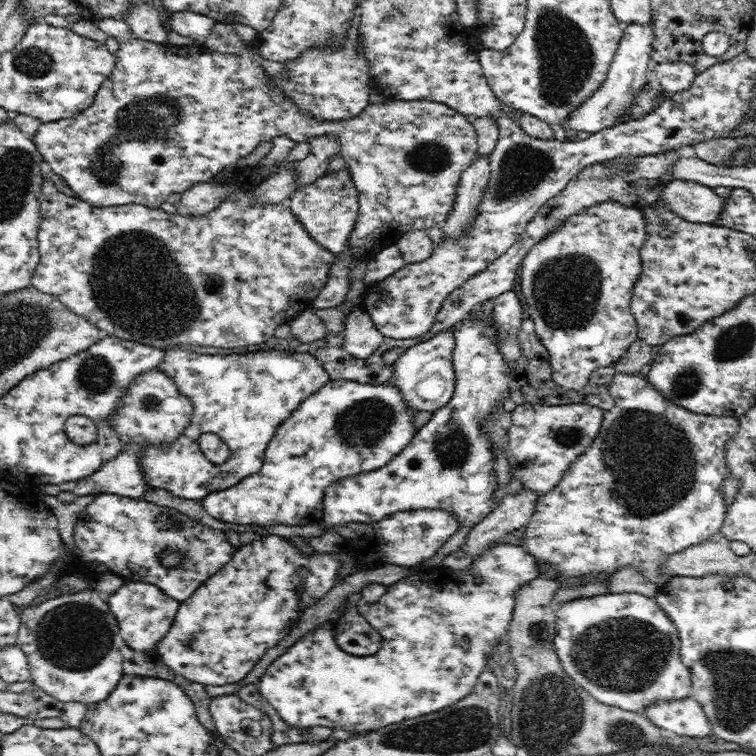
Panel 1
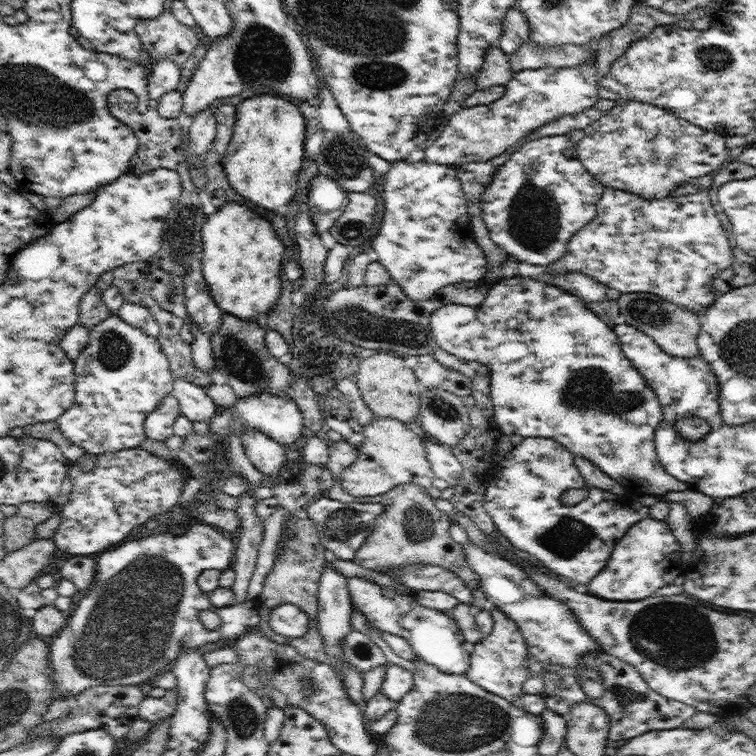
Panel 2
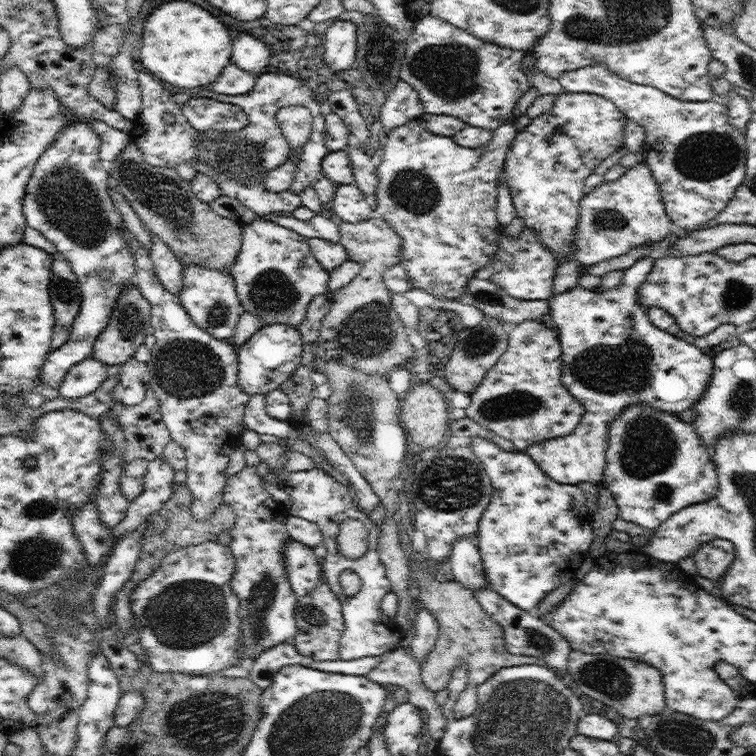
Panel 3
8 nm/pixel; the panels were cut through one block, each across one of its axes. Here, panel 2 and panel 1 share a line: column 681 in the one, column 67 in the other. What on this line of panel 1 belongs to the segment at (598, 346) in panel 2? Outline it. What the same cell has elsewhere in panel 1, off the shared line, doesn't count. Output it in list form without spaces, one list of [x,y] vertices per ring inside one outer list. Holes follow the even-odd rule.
[[[152,369],[138,375],[125,390],[119,405],[111,412],[109,423],[117,432],[121,441],[121,451],[110,460],[101,464],[98,470],[85,479],[63,482],[60,484],[43,484],[35,490],[37,495],[56,496],[59,492],[73,492],[76,496],[86,494],[117,494],[140,499],[150,488],[144,480],[139,458],[140,446],[144,444],[169,445],[175,441],[189,425],[193,404],[182,396],[172,378],[160,369]]]

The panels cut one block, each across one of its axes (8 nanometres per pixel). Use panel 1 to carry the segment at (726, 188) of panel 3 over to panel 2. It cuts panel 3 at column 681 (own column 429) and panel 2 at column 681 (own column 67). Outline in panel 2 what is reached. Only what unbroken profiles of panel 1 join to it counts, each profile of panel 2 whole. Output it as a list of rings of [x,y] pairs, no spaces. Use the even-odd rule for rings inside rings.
[[[640,100],[618,102],[618,105],[610,111],[602,113],[594,124],[588,124],[583,134],[576,148],[576,155],[579,155],[584,168],[591,172],[602,185],[632,192],[641,198],[664,199],[678,185],[688,183],[691,178],[716,171],[728,160],[729,149],[726,148],[722,134],[699,128],[688,120],[675,116],[667,109],[648,102],[640,102]]]

